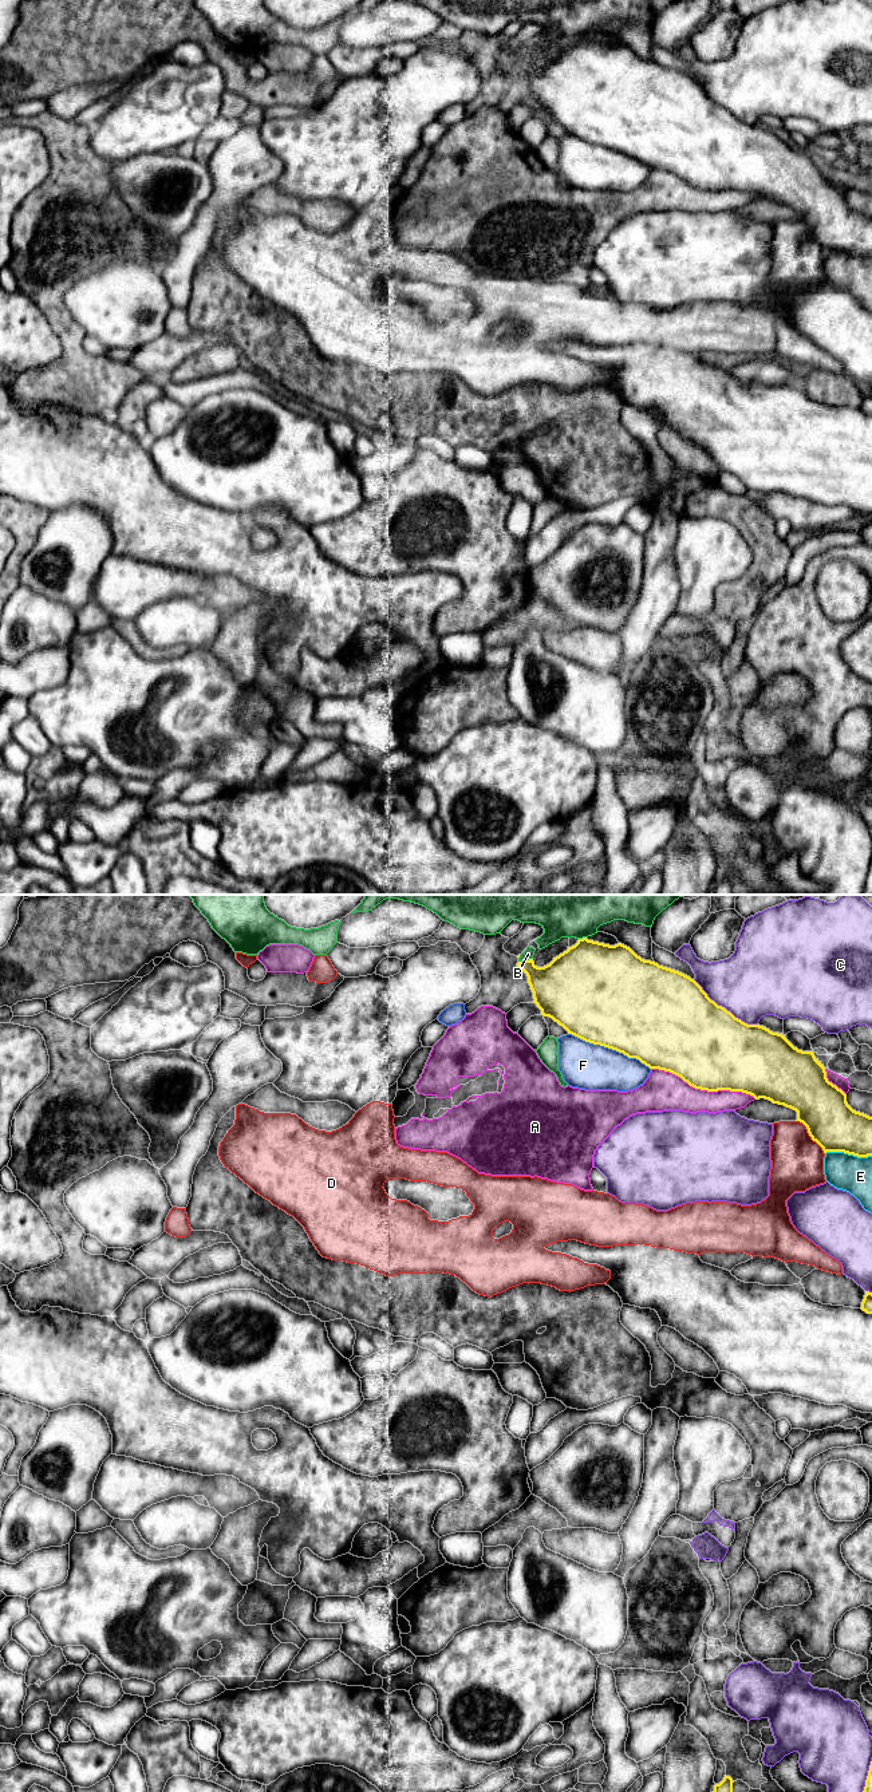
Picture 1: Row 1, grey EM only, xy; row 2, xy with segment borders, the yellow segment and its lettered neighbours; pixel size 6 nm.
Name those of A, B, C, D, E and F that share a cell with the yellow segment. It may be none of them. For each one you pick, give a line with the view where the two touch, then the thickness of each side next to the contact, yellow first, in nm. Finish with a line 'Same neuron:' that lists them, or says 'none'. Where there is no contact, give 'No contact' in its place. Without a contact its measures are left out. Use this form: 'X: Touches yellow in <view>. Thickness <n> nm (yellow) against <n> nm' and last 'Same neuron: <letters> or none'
F: Touches yellow in xy. Thickness 500 nm (yellow) against 280 nm
Same neuron: F

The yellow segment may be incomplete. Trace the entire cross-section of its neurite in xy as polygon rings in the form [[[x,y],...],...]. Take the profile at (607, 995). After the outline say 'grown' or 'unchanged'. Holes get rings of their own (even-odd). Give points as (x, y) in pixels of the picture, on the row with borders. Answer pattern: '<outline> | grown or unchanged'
[[[579,939],[553,960],[537,967],[533,959],[518,962],[517,968],[528,976],[533,1003],[541,1015],[552,1018],[568,1034],[557,1038],[559,1070],[564,1081],[585,1090],[628,1092],[639,1088],[652,1069],[670,1071],[690,1086],[707,1092],[742,1092],[755,1100],[765,1098],[797,1112],[809,1136],[826,1152],[844,1152],[857,1157],[872,1156],[872,1117],[853,1110],[847,1094],[828,1081],[824,1065],[813,1051],[794,1047],[782,1034],[759,1025],[747,1025],[711,1000],[690,976],[644,960],[630,947]]] | grown

